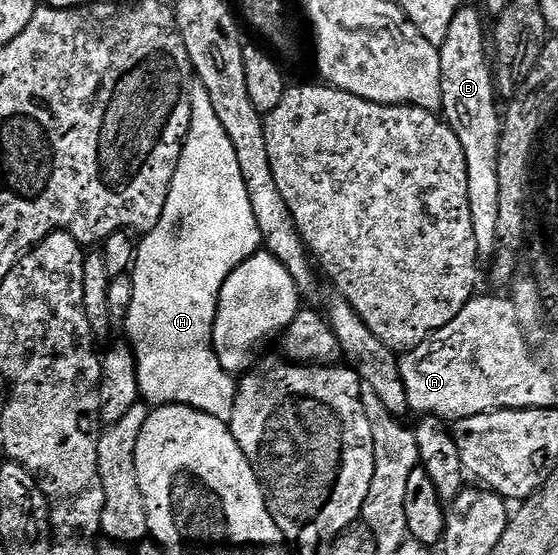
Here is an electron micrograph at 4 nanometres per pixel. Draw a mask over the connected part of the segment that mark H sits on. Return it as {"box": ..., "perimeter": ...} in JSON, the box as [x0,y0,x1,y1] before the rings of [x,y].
{"box":[123,86,263,422],"perimeter":[[[197,86],[193,89],[193,121],[189,127],[189,137],[185,139],[185,149],[181,152],[181,161],[175,170],[175,178],[171,182],[171,190],[167,194],[167,206],[163,210],[163,218],[157,229],[142,240],[145,241],[137,244],[137,259],[131,269],[133,297],[129,315],[124,318],[123,325],[125,325],[126,334],[129,335],[128,343],[132,347],[134,356],[137,357],[137,377],[144,403],[150,406],[187,404],[192,408],[198,408],[200,412],[207,412],[215,418],[228,422],[233,417],[238,381],[221,365],[217,351],[213,348],[213,323],[217,317],[217,303],[221,300],[221,291],[227,278],[243,261],[259,251],[263,241],[259,226],[255,222],[255,214],[251,208],[251,198],[247,192],[245,179],[239,168],[239,158],[235,156],[235,146],[231,146],[231,138],[227,138],[227,130],[223,130],[223,122],[219,122],[219,118],[215,114],[215,106],[211,106],[211,98],[203,87]]]}

